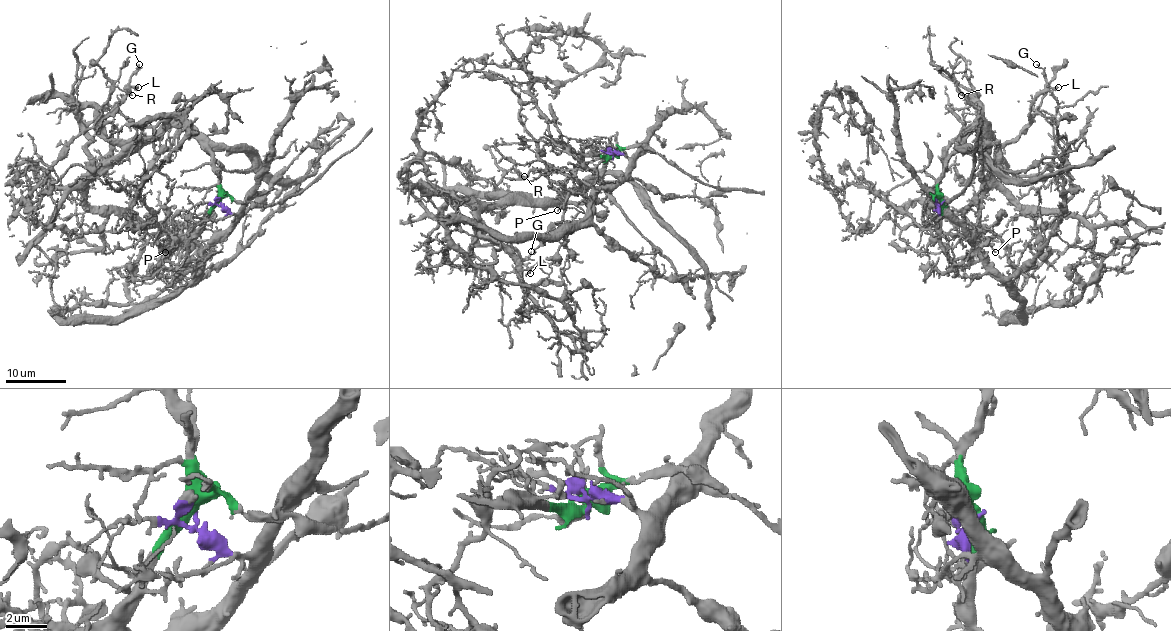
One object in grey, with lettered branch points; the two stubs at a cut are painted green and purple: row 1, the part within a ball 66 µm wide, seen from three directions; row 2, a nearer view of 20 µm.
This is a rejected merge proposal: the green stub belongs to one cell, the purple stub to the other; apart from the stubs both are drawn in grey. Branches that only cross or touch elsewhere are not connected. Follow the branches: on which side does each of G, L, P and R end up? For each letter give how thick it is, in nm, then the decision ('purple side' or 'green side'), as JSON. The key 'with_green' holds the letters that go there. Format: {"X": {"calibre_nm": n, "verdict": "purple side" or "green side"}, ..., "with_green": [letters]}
{"G": {"calibre_nm": 180, "verdict": "green side"}, "L": {"calibre_nm": 180, "verdict": "green side"}, "P": {"calibre_nm": 110, "verdict": "purple side"}, "R": {"calibre_nm": 140, "verdict": "green side"}, "with_green": ["G", "L", "R"]}

